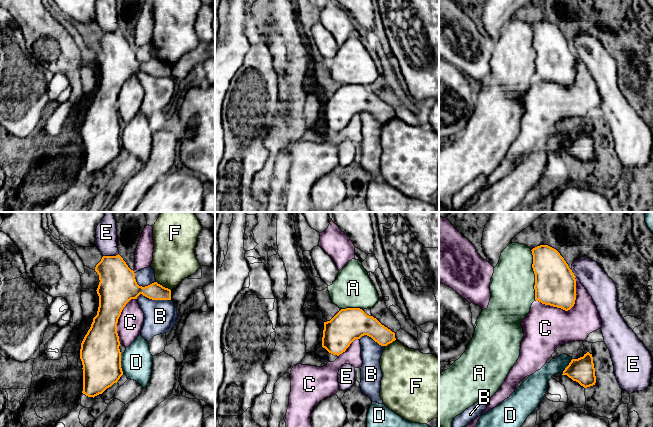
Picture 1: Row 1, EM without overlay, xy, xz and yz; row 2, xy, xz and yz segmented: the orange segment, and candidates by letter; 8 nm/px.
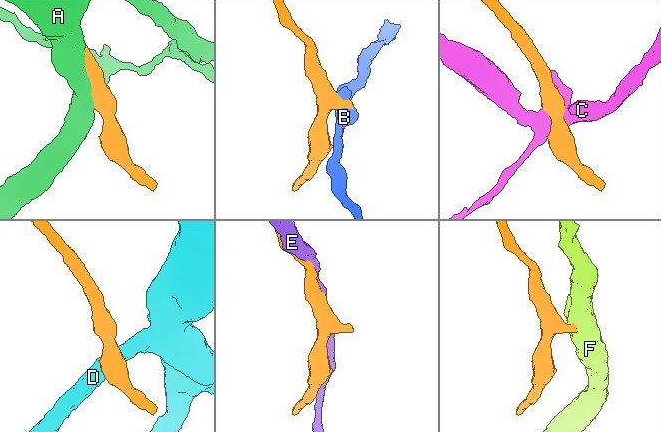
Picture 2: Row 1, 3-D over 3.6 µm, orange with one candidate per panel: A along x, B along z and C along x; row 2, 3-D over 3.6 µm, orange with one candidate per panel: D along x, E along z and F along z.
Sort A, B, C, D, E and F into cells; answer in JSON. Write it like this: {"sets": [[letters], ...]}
{"sets": [["A"], ["B"], ["C"], ["D"], ["E"], ["F"]]}

